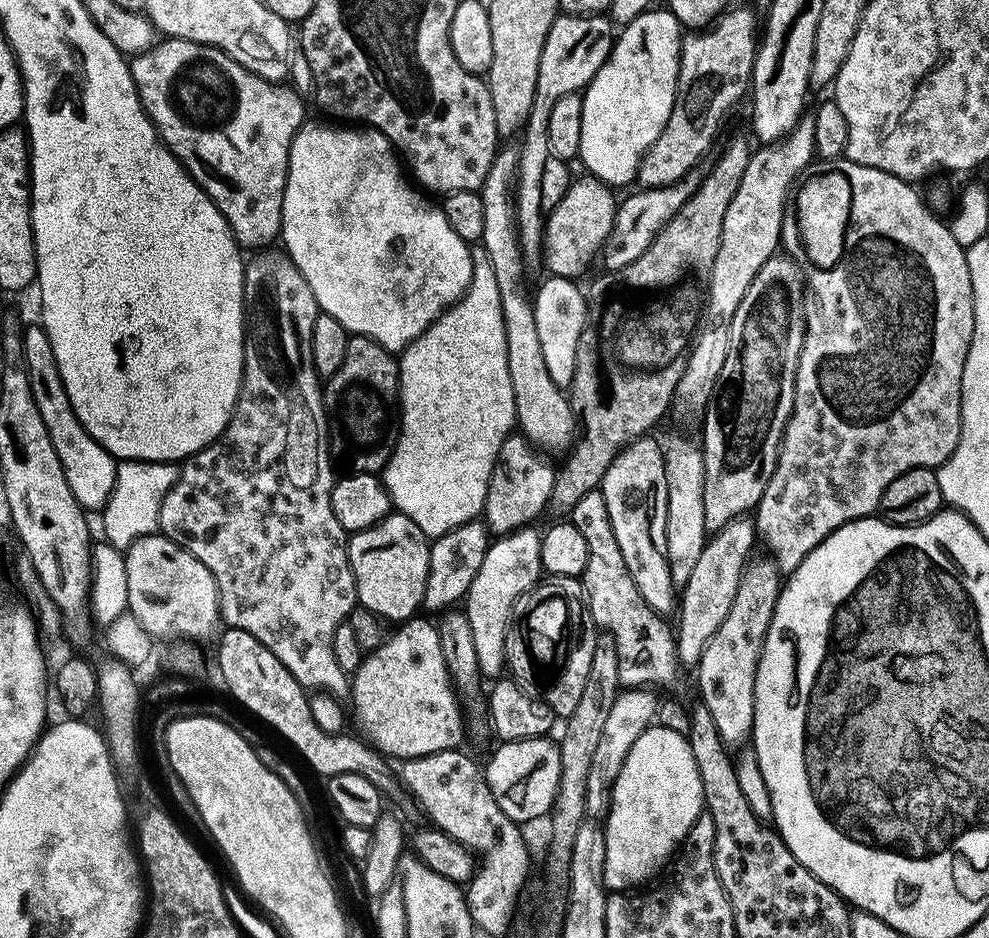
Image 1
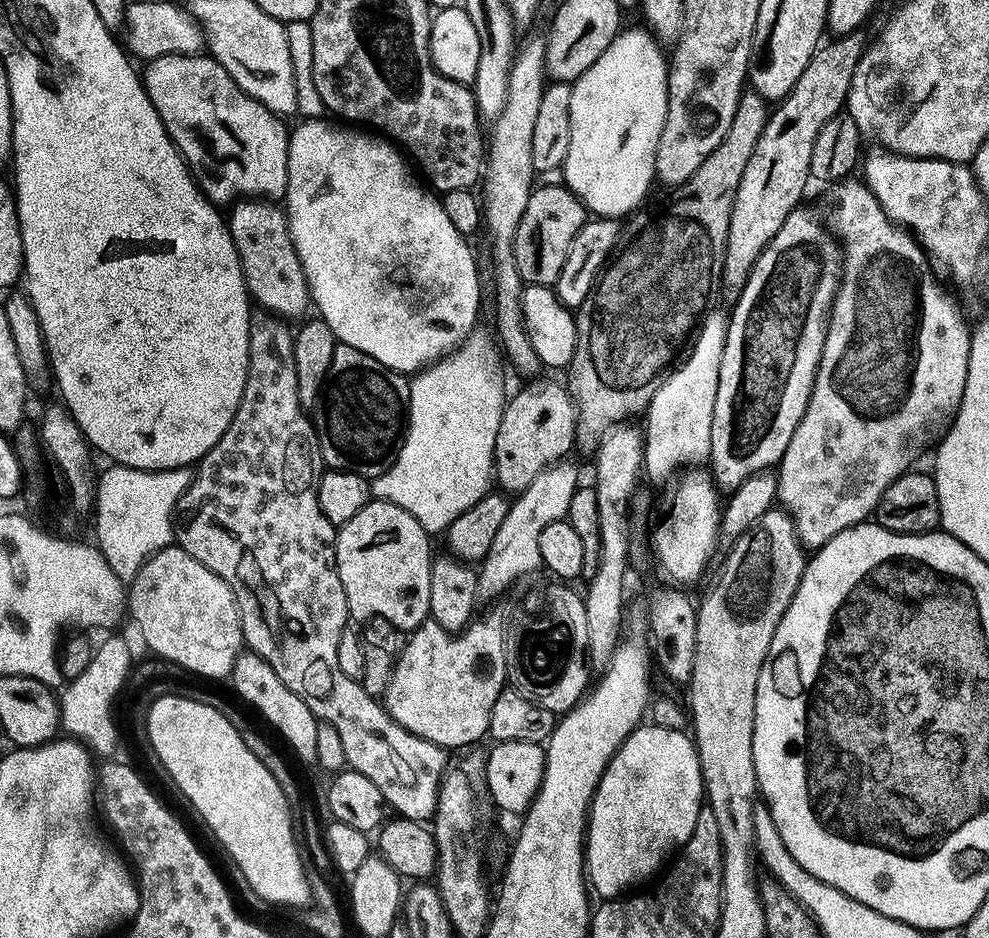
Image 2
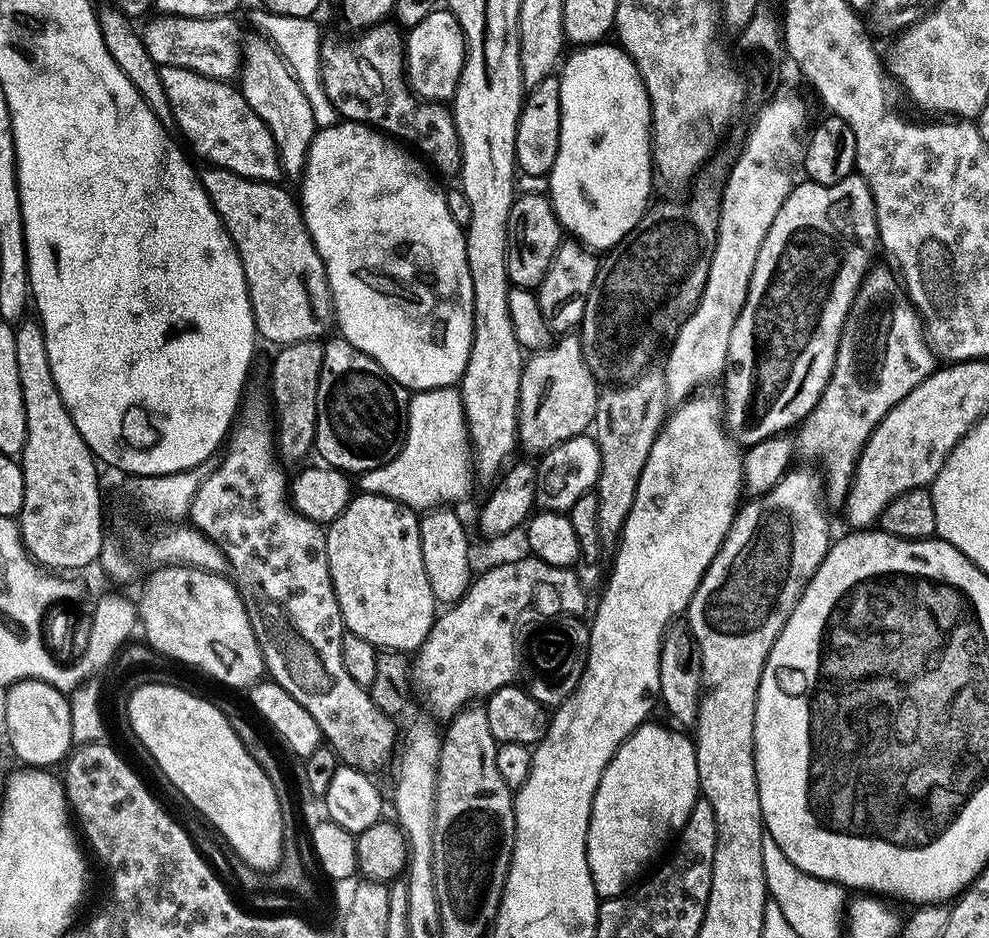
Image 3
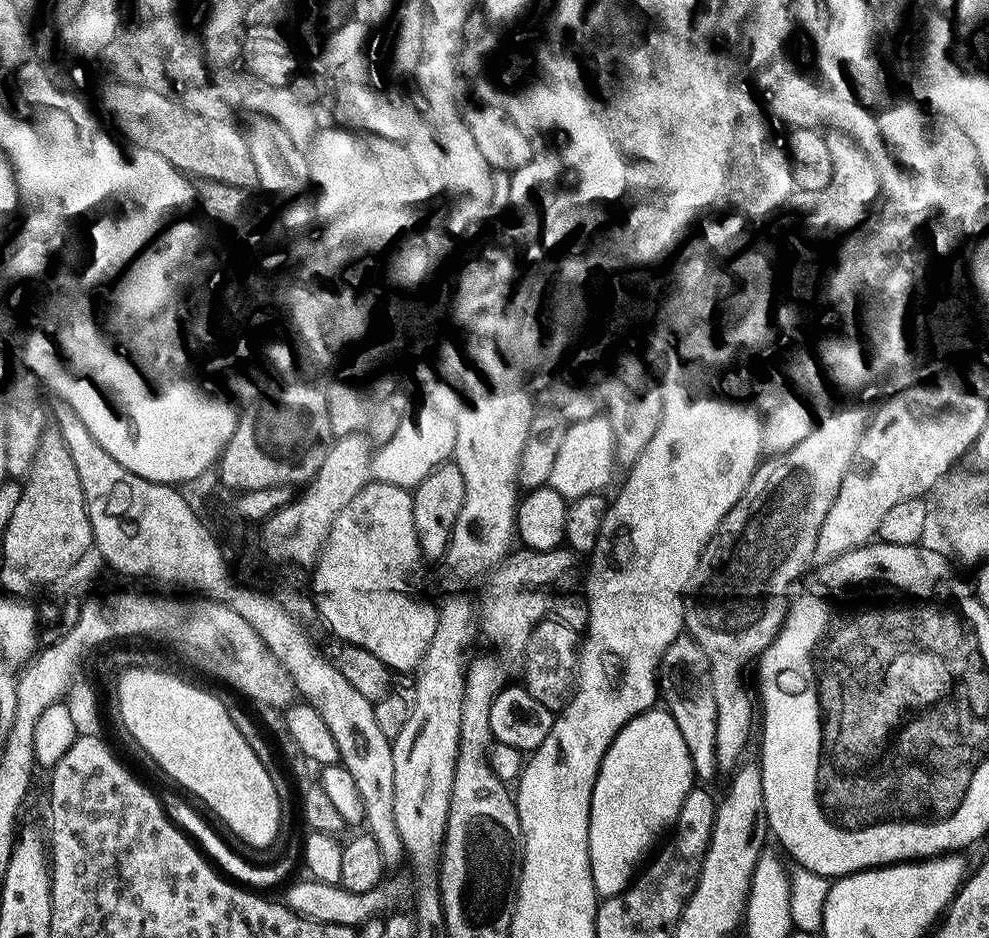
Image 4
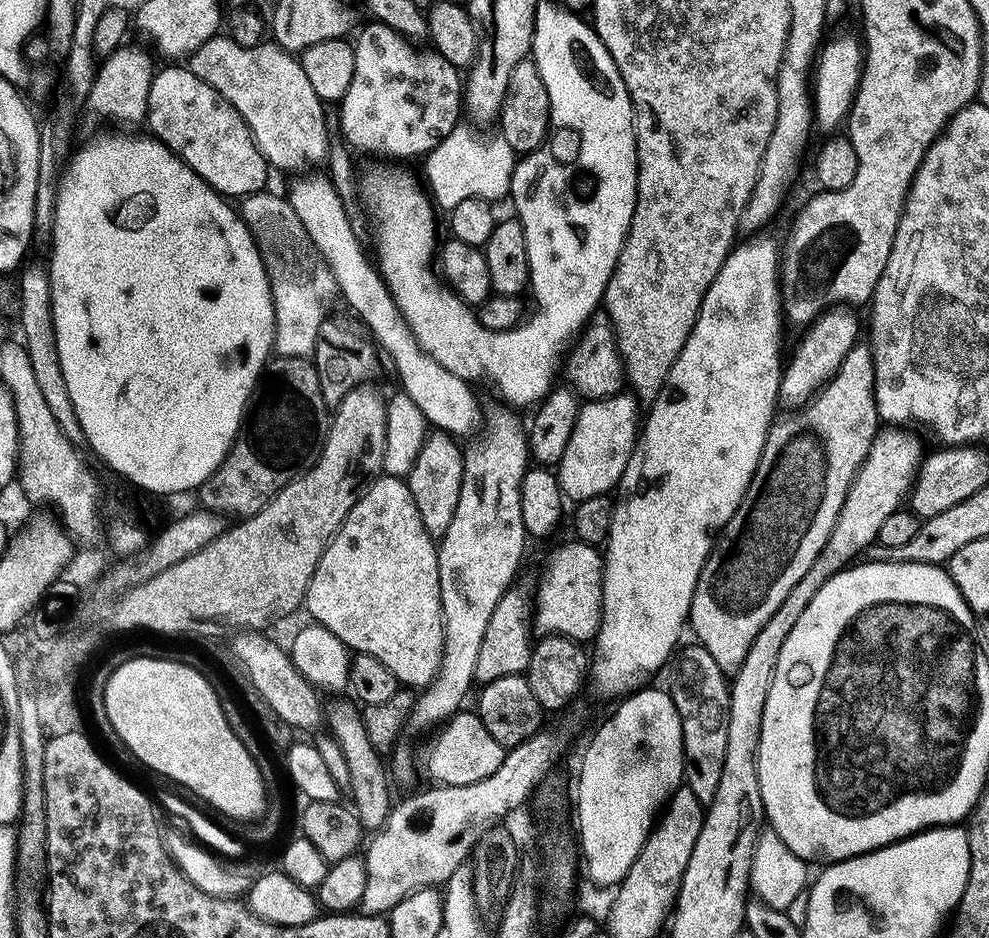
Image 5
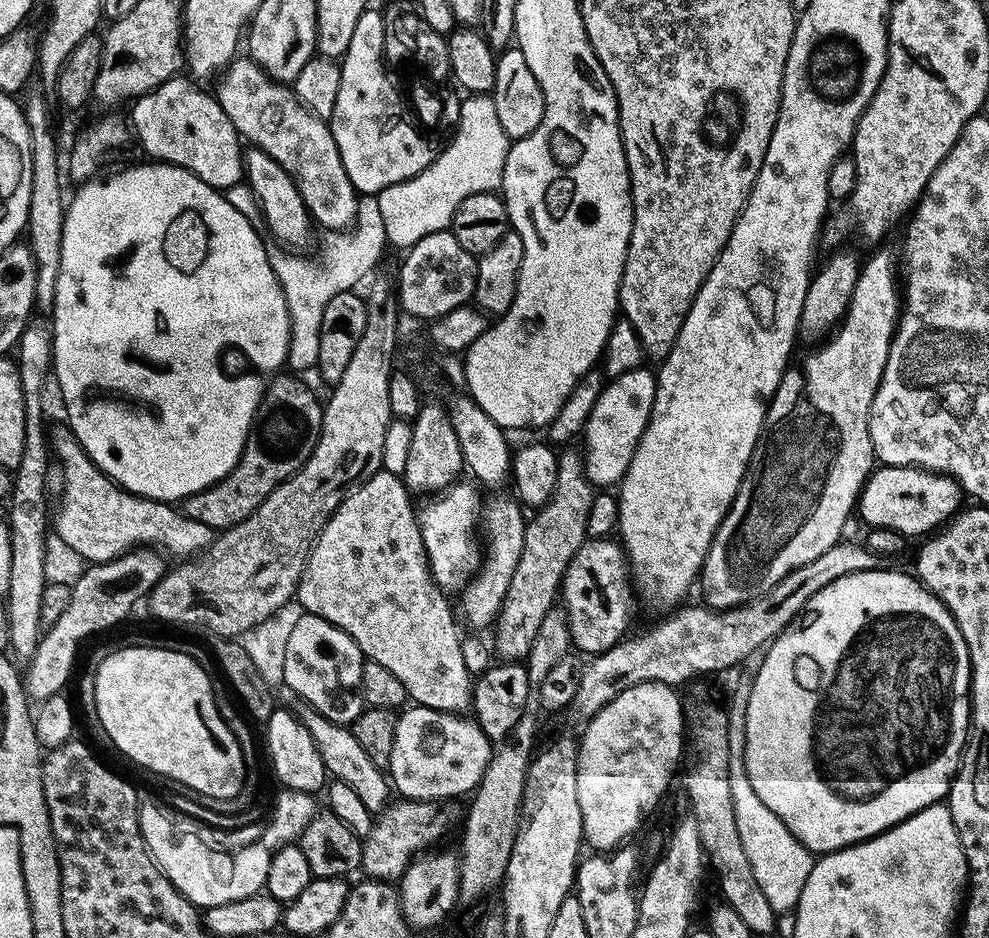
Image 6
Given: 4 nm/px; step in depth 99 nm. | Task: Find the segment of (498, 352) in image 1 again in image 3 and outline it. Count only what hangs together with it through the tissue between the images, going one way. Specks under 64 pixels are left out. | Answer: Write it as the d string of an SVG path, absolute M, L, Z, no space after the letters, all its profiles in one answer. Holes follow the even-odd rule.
M455 387L435 388L415 393L408 401L408 433L402 450L395 458L378 470L363 473L358 480L360 492L378 494L394 498L413 510L427 510L451 505L452 500L460 500L472 488L474 477L474 453L468 438L468 424L464 421L464 403L460 401L459 391Z

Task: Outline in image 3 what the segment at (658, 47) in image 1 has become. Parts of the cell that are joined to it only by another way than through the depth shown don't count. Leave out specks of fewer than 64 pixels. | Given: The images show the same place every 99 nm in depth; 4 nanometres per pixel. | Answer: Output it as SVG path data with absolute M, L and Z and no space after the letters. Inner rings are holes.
M601 42L591 46L581 47L572 57L567 57L566 63L562 68L560 76L560 109L562 110L562 122L560 123L560 149L558 150L558 158L554 158L554 166L552 171L546 177L548 189L547 195L552 201L552 208L556 212L557 218L560 220L560 227L565 233L571 234L575 239L579 240L582 245L592 250L610 250L618 241L622 239L630 230L634 230L634 226L644 217L645 212L650 207L650 201L653 199L652 188L654 189L654 165L652 162L652 101L648 98L648 91L644 88L644 80L640 77L640 72L636 68L636 64L631 60L623 48L615 43Z

